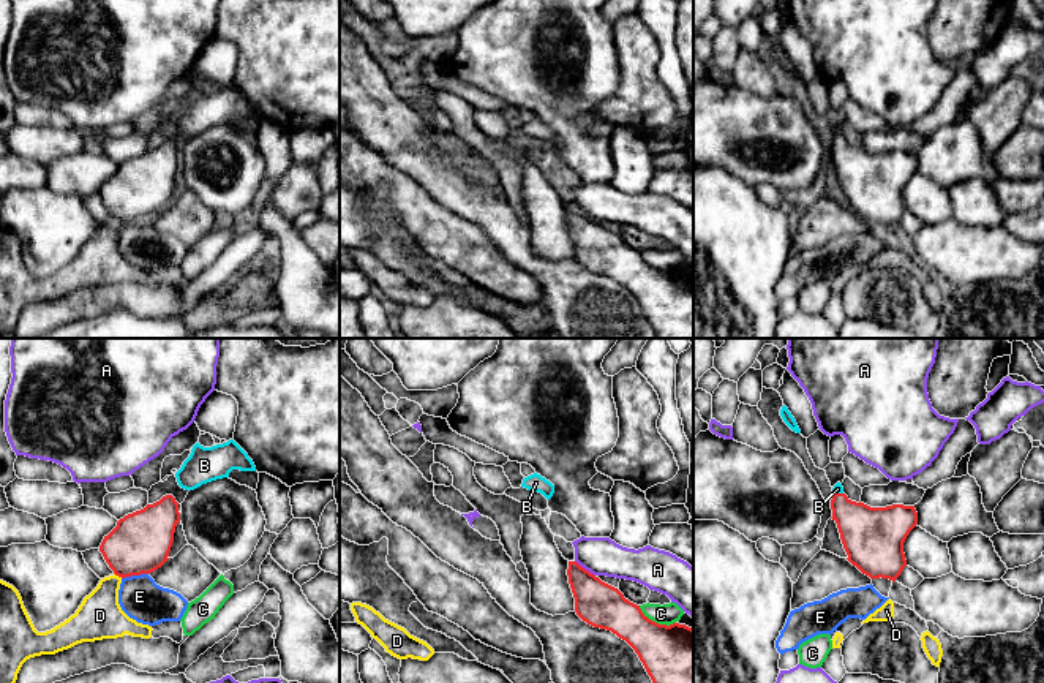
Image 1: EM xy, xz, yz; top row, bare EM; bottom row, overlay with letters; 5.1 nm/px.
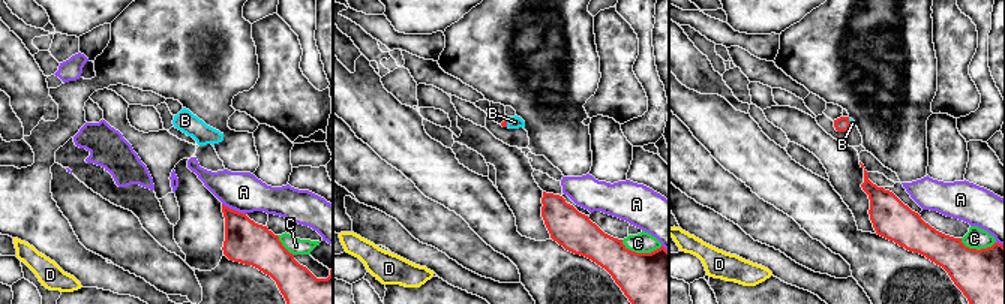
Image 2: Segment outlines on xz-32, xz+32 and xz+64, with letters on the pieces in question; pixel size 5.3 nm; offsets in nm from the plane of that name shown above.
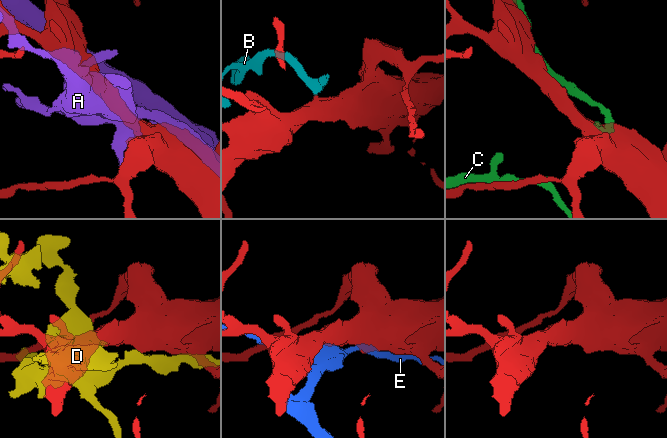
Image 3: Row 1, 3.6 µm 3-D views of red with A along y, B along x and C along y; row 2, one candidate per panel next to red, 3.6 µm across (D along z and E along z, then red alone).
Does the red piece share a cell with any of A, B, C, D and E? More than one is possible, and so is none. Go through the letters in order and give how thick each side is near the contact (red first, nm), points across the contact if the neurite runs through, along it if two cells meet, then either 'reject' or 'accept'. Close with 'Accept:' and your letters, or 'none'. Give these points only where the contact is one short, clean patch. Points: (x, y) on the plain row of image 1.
A: calibres 220 and 190 nm; reject
B: calibres 260 and 50 nm; way yz (866, 179), (842, 154), (837, 139), (837, 135); accept
C: calibres 360 and 110 nm; reject
D: calibres 300 and 220 nm; reject
E: calibres 300 and 220 nm; reject
Accept: B

